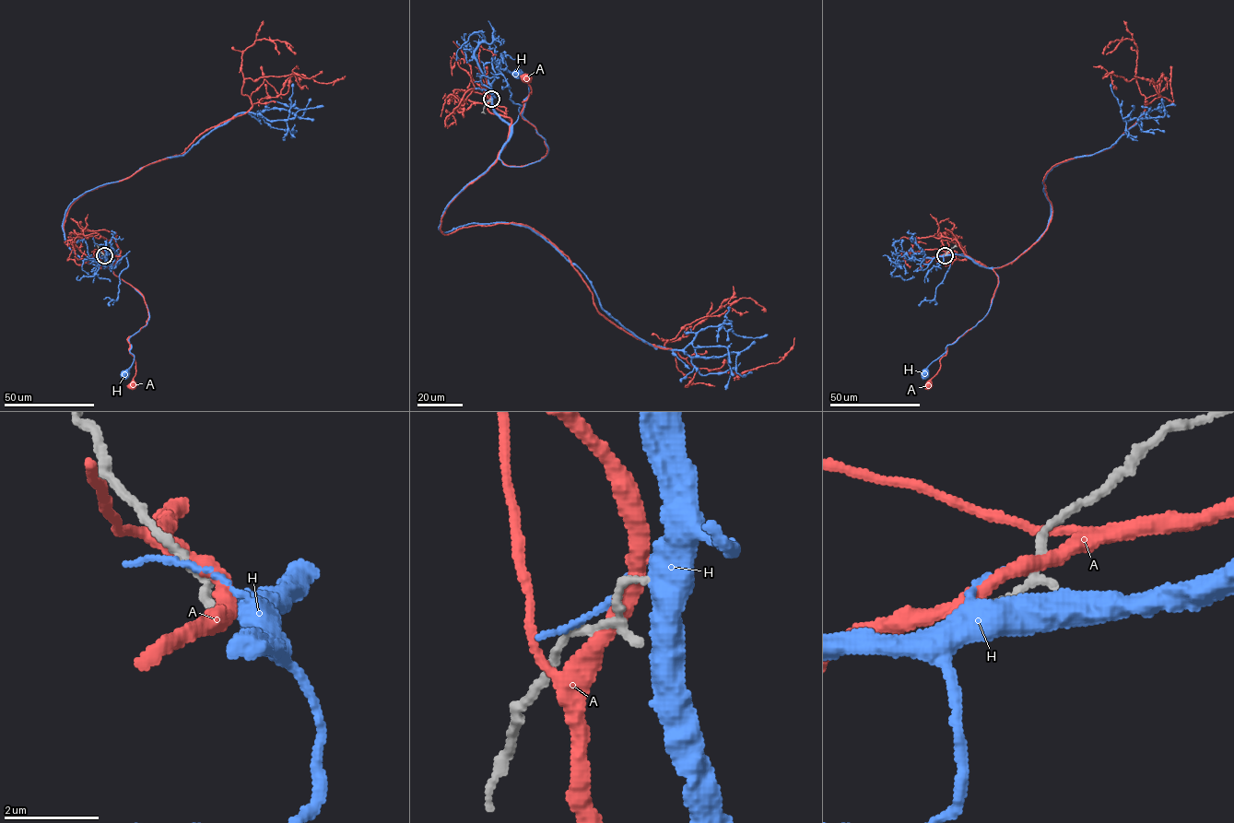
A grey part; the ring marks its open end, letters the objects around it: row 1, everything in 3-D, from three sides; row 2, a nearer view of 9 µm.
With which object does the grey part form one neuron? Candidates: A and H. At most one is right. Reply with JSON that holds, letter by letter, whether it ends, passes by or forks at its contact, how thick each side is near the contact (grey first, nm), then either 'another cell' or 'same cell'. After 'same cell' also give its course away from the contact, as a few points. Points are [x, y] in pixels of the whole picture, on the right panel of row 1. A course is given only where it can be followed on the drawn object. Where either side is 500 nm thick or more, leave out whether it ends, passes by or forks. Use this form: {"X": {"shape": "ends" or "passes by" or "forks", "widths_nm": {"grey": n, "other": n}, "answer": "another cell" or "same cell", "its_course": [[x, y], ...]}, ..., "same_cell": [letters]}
{"A": {"shape": "passes by", "widths_nm": {"grey": 190, "other": 320}, "answer": "another cell"}, "H": {"shape": "forks", "widths_nm": {"grey": 160, "other": 440}, "answer": "another cell"}, "same_cell": []}

